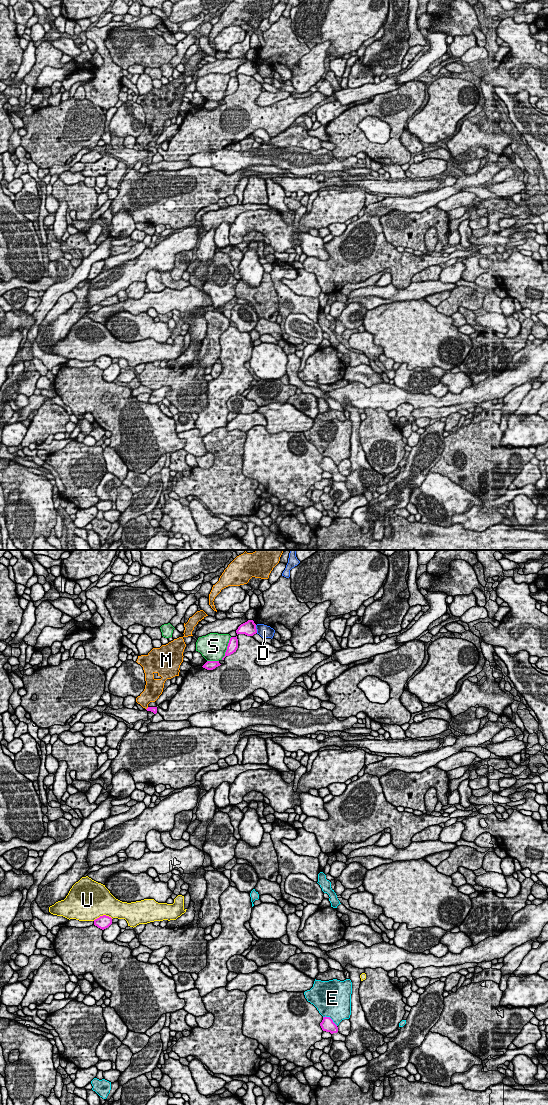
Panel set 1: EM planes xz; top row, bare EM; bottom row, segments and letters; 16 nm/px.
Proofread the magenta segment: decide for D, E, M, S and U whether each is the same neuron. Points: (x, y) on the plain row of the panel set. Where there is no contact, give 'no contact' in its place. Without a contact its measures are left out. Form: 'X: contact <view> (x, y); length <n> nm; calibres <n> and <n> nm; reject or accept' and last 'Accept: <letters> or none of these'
D: contact xz (256, 69); length 130 nm; calibres 240 and 200 nm; reject
E: contact xz (330, 458); length 280 nm; calibres 220 and 480 nm; reject
M: contact xz (147, 148); length 60 nm; calibres 100 and 280 nm; reject
S: contact xz (227, 88); length 400 nm; calibres 160 and 420 nm; reject
U: contact xz (103, 355); length 320 nm; calibres 220 and 480 nm; reject
Accept: none of these

